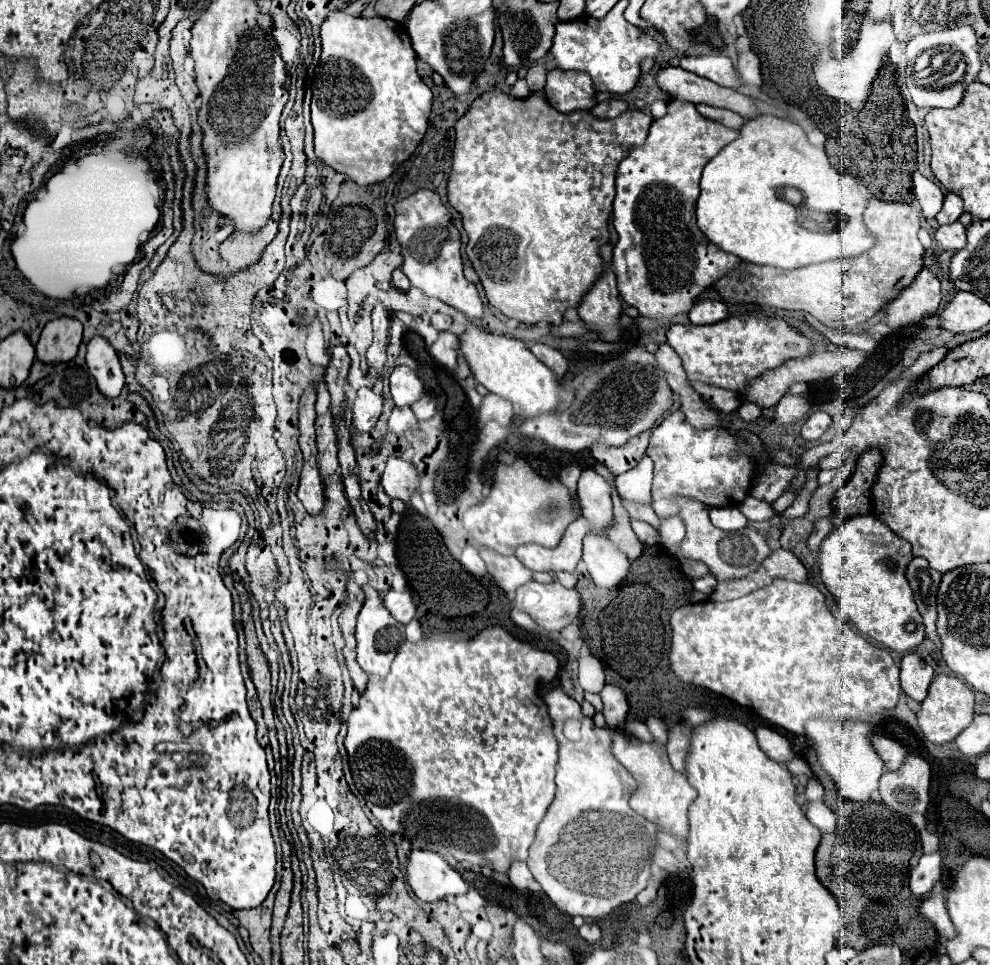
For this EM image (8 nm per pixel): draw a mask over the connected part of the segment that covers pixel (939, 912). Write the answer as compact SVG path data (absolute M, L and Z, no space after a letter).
M938 880L936 886L930 890L928 898L924 898L920 902L920 916L924 920L928 920L942 936L946 938L956 938L954 936L954 926L952 926L952 920L946 912L946 906L944 906L944 882Z

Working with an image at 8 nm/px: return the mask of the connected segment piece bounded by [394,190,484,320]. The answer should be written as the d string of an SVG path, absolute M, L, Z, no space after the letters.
M418 190L416 194L396 202L396 218L394 232L402 246L402 272L408 276L412 286L420 288L424 296L438 298L444 304L464 312L472 320L480 320L484 316L484 304L478 296L478 290L472 282L466 280L462 272L460 258L460 234L450 224L450 212L442 204L440 196L432 190Z

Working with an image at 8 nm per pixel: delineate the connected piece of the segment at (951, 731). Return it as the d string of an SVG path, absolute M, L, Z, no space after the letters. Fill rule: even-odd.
M934 676L928 696L924 698L920 710L918 710L918 726L924 732L924 736L934 744L946 744L952 742L974 716L974 692L956 676Z

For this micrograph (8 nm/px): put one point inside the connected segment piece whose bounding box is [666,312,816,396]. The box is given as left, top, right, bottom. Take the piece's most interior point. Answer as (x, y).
(728, 354)

